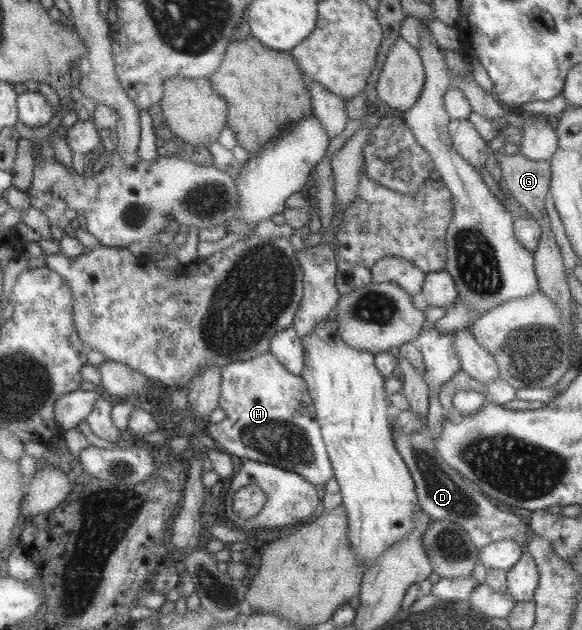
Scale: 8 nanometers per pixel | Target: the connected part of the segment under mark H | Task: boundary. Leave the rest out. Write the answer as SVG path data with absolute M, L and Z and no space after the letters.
M264 352L250 360L232 361L220 367L220 388L217 400L225 417L217 423L209 423L205 433L210 436L219 450L231 455L239 462L242 459L272 464L303 476L316 488L333 477L325 444L321 438L318 422L315 419L314 405L305 381L301 376L288 372L275 356Z

